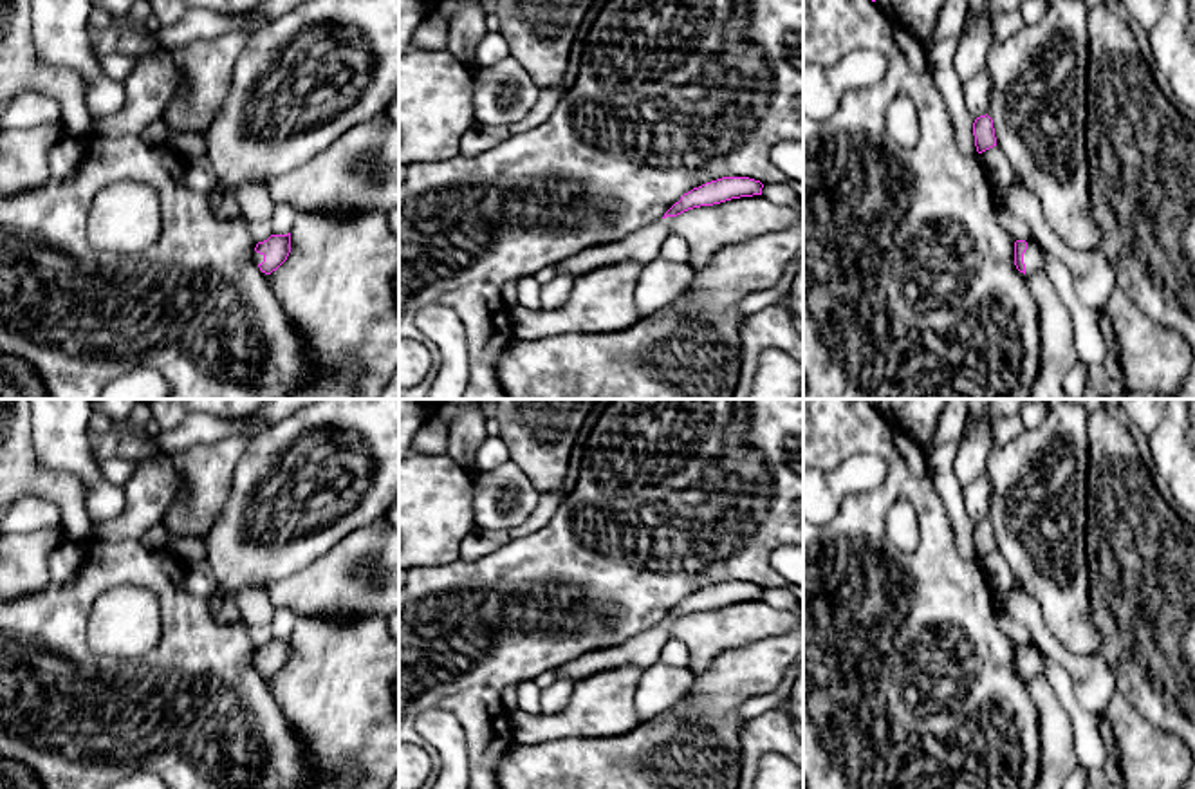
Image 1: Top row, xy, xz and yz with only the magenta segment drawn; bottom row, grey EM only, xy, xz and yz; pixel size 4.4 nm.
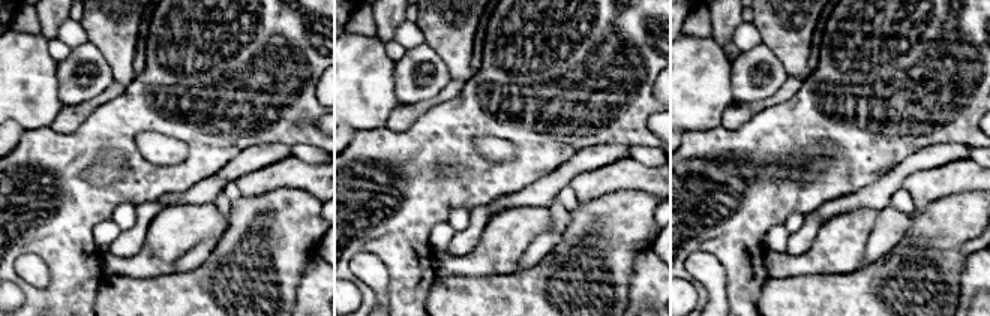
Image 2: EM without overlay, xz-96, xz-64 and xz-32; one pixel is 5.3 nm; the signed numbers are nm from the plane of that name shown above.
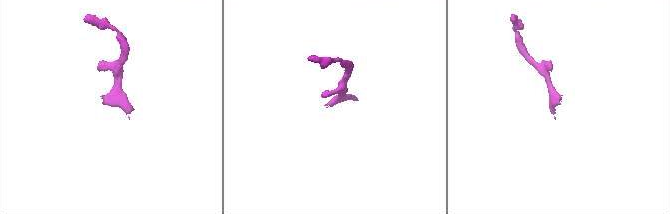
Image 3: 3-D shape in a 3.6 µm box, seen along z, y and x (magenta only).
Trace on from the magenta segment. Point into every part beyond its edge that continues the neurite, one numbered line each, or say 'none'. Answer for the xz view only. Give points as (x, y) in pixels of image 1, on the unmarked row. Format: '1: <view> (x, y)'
1: xz (643, 650)

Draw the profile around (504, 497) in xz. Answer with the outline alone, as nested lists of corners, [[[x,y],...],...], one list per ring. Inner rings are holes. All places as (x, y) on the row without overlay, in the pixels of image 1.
[[[513,460],[473,477],[473,522],[480,531],[518,527],[538,500],[540,493]]]

